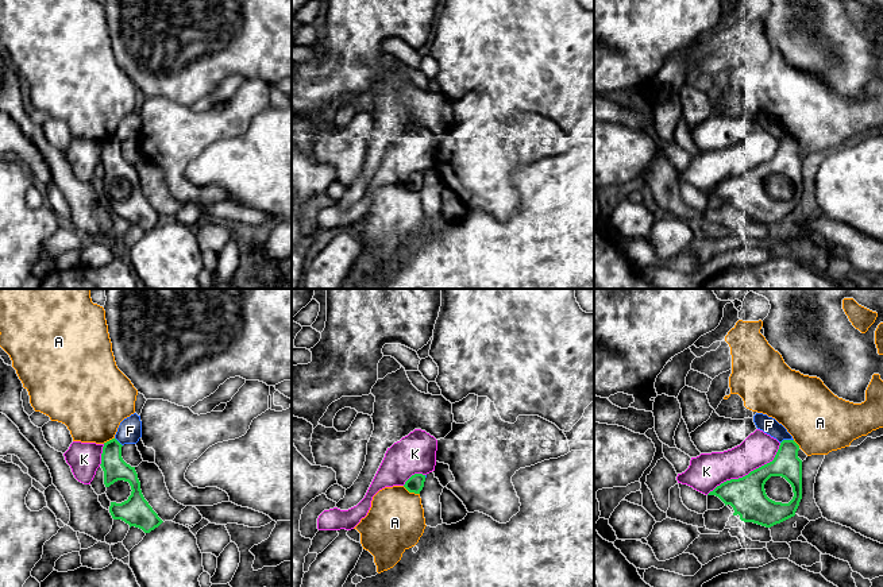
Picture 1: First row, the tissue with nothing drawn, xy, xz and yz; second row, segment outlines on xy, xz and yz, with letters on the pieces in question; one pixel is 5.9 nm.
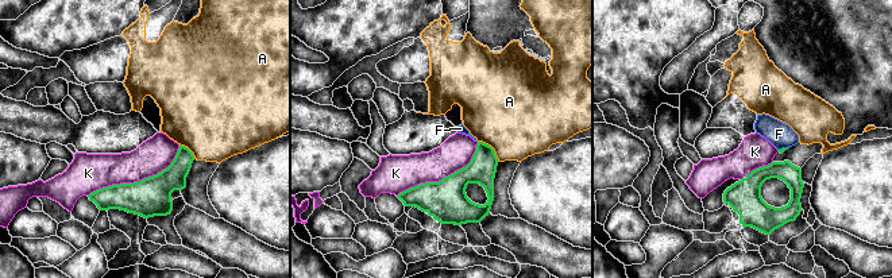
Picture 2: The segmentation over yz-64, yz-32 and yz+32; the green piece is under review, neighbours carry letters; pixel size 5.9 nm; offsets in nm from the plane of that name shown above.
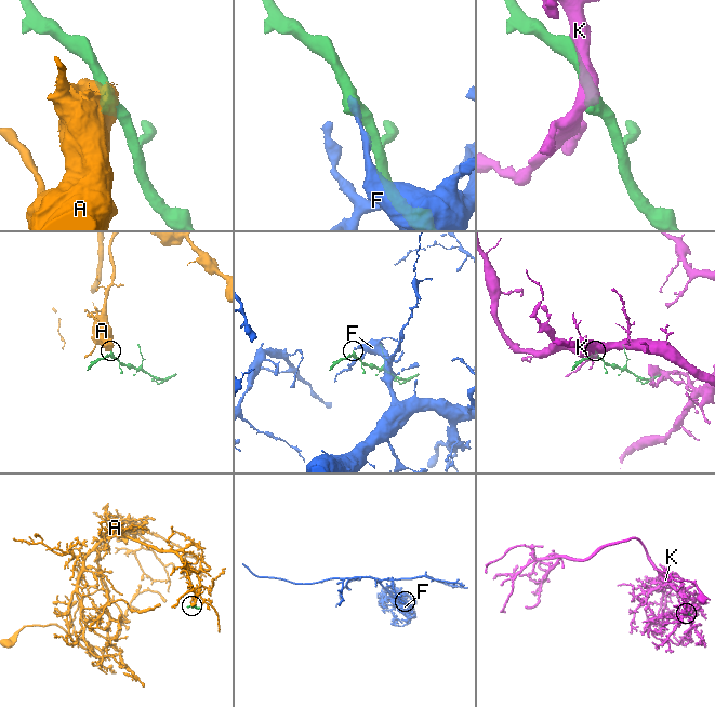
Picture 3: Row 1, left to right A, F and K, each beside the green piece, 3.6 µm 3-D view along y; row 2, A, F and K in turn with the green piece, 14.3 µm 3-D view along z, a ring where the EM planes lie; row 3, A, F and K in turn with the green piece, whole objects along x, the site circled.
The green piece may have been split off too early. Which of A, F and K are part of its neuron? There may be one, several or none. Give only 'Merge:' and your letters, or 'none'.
Merge: none

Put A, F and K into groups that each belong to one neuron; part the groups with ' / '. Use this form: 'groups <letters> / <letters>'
groups A / F / K

